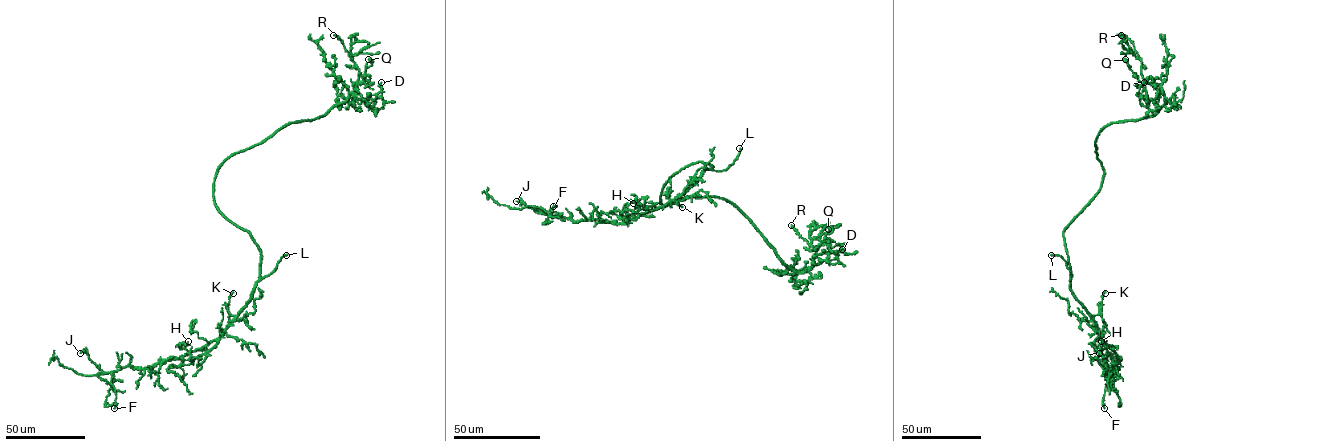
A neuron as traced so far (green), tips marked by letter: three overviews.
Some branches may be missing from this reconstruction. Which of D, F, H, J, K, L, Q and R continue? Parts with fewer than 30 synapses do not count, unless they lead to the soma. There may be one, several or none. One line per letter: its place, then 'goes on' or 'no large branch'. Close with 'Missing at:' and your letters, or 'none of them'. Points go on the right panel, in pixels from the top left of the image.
D: (1144, 82) | no large branch
F: (1104, 408) | no large branch
H: (1101, 341) | no large branch
J: (1099, 353) | no large branch
K: (1105, 293) | no large branch
L: (1051, 255) | goes on
Q: (1125, 59) | no large branch
R: (1121, 35) | no large branch
Missing at: L

